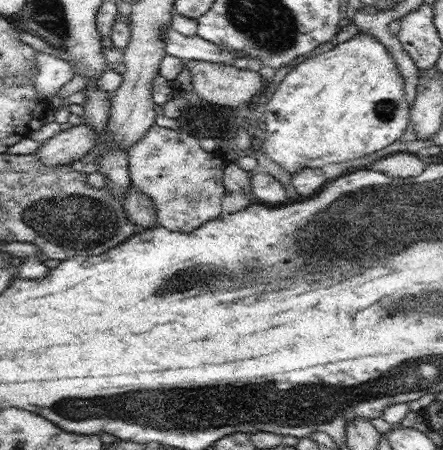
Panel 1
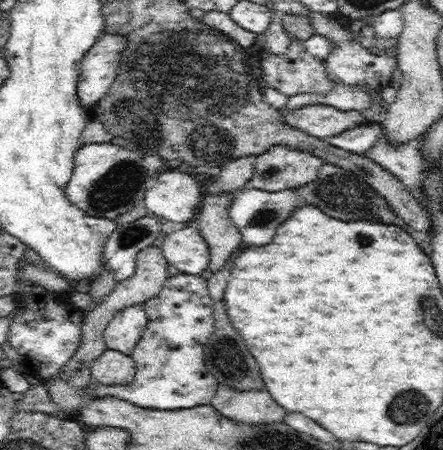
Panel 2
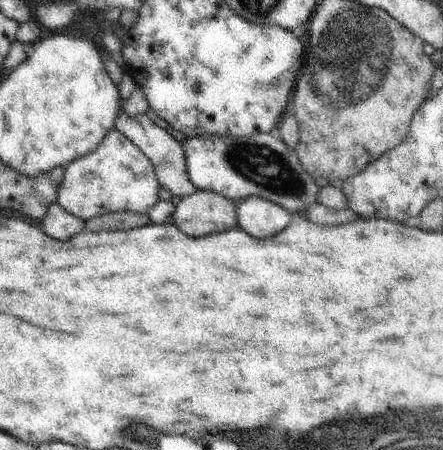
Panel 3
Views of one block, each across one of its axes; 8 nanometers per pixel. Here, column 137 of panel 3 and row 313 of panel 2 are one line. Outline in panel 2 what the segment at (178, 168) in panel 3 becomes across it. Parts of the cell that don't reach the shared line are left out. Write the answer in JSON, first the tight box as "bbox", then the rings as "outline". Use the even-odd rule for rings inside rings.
{"bbox":[104,302,150,356],"outline":[[[146,302],[124,308],[114,316],[114,320],[104,330],[104,340],[110,350],[120,350],[132,356],[142,334],[148,330],[150,316],[146,312]]]}

